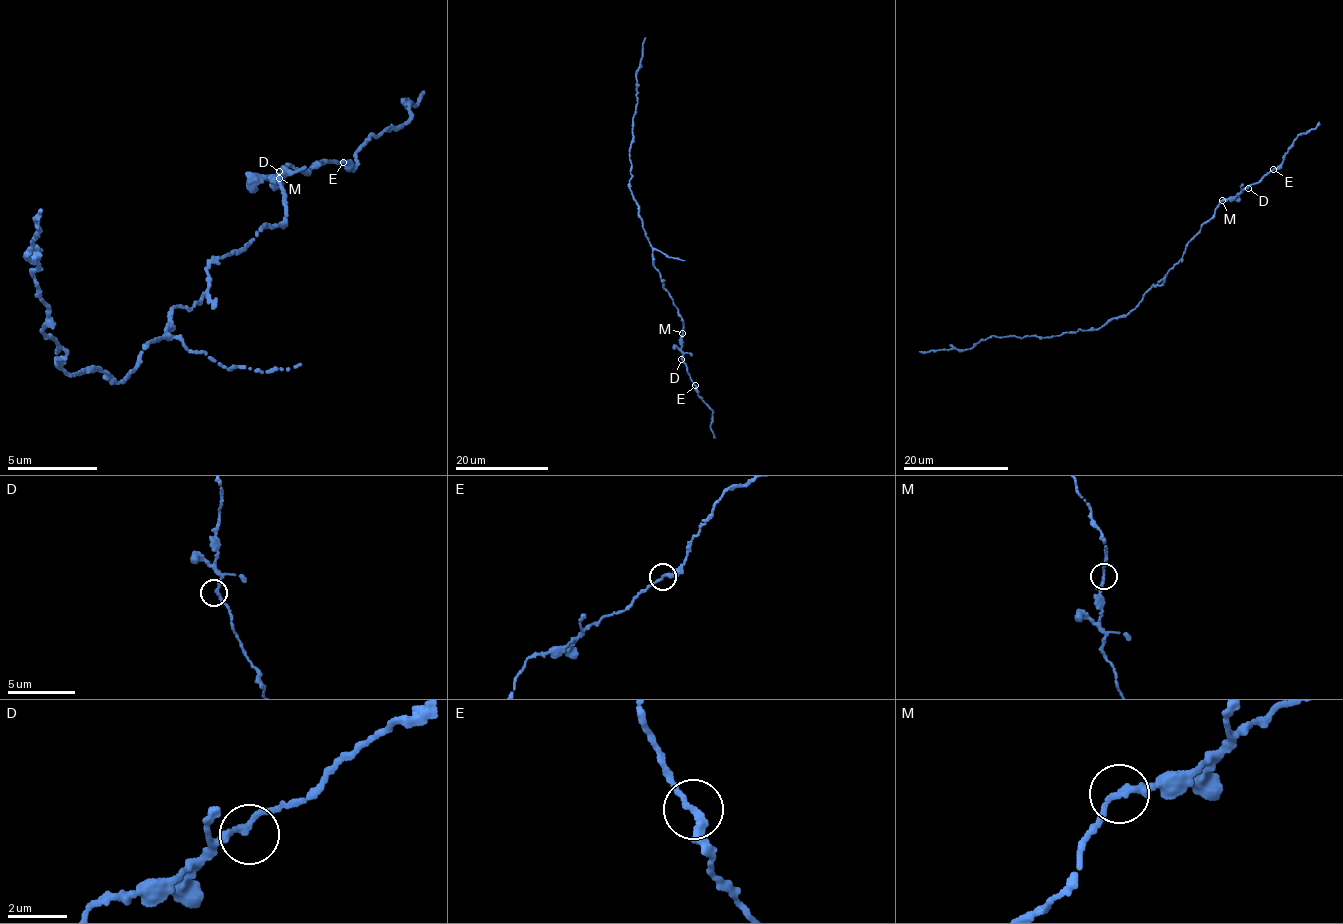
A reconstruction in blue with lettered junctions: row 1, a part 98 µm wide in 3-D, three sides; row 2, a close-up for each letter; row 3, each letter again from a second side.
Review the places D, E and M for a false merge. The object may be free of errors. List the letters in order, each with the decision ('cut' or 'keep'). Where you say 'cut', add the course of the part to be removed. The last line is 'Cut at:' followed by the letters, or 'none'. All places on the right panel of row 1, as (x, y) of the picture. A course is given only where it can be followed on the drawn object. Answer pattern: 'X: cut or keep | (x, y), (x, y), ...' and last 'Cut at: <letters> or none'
D: keep
E: keep
M: keep
Cut at: none

